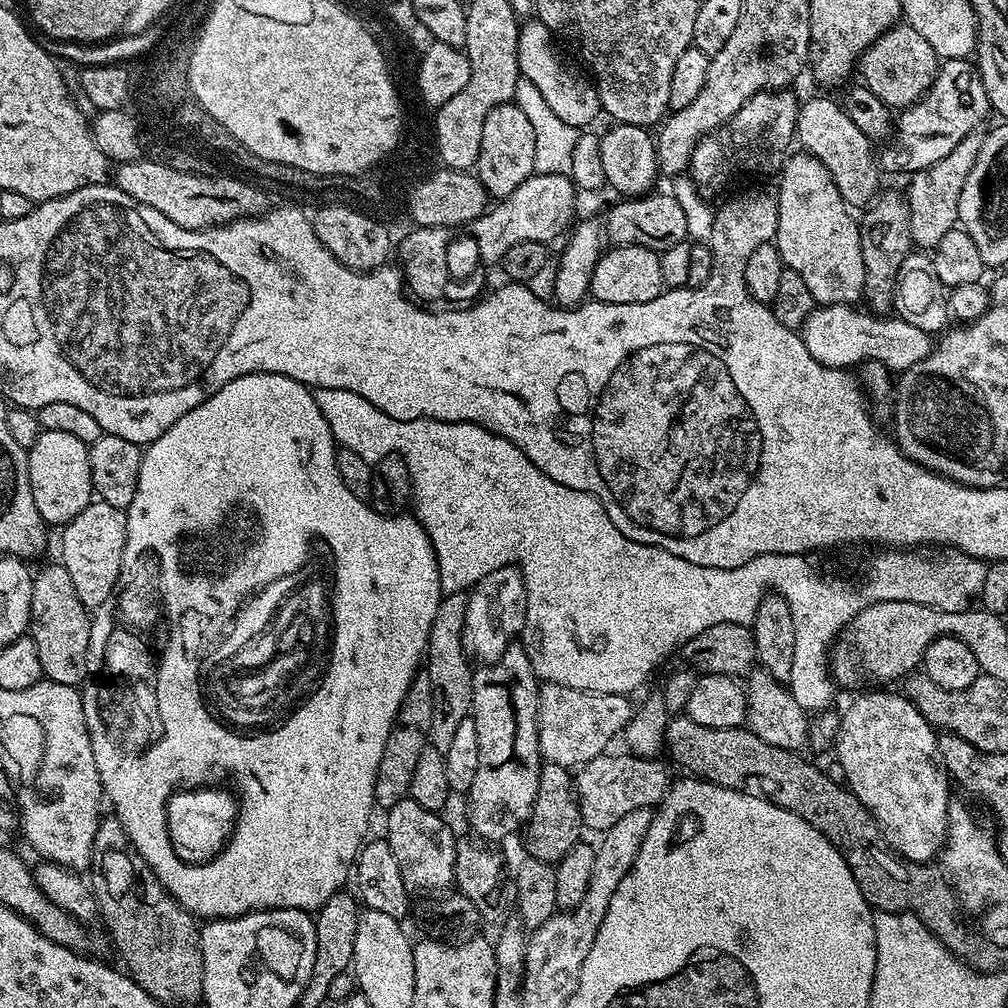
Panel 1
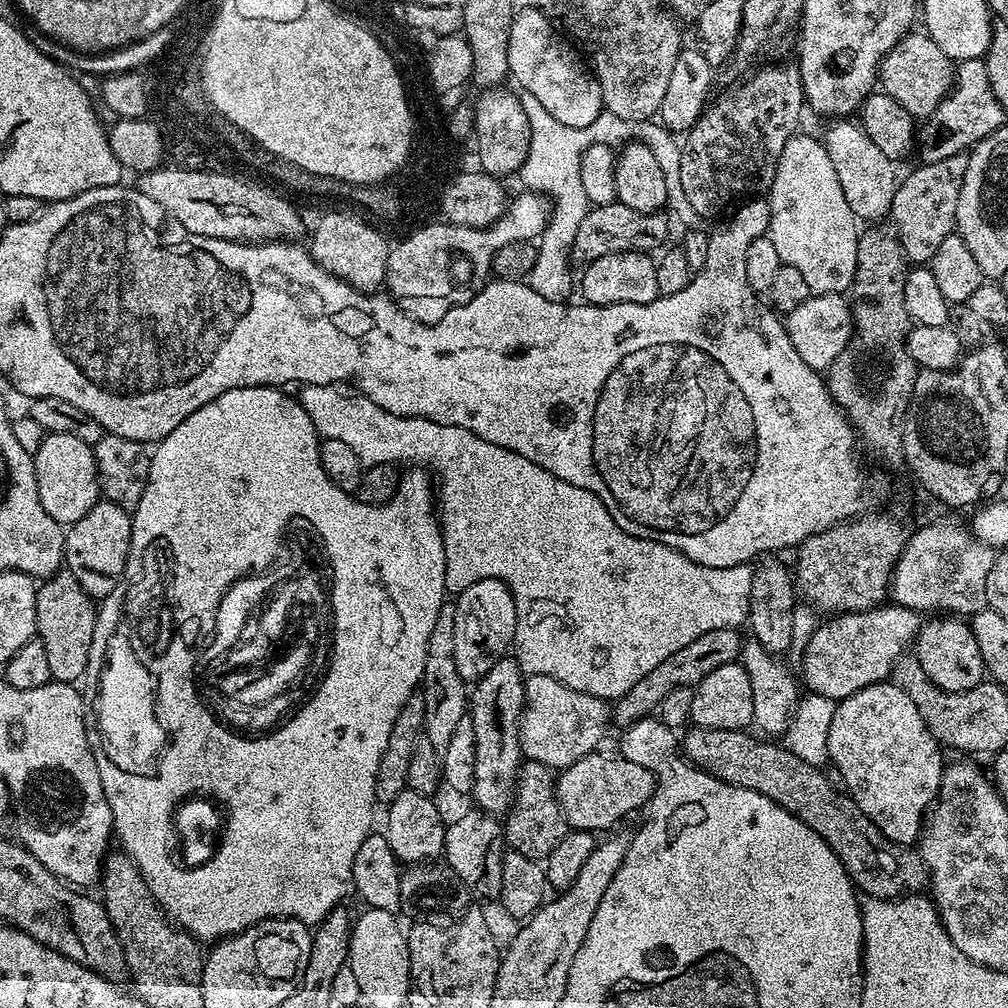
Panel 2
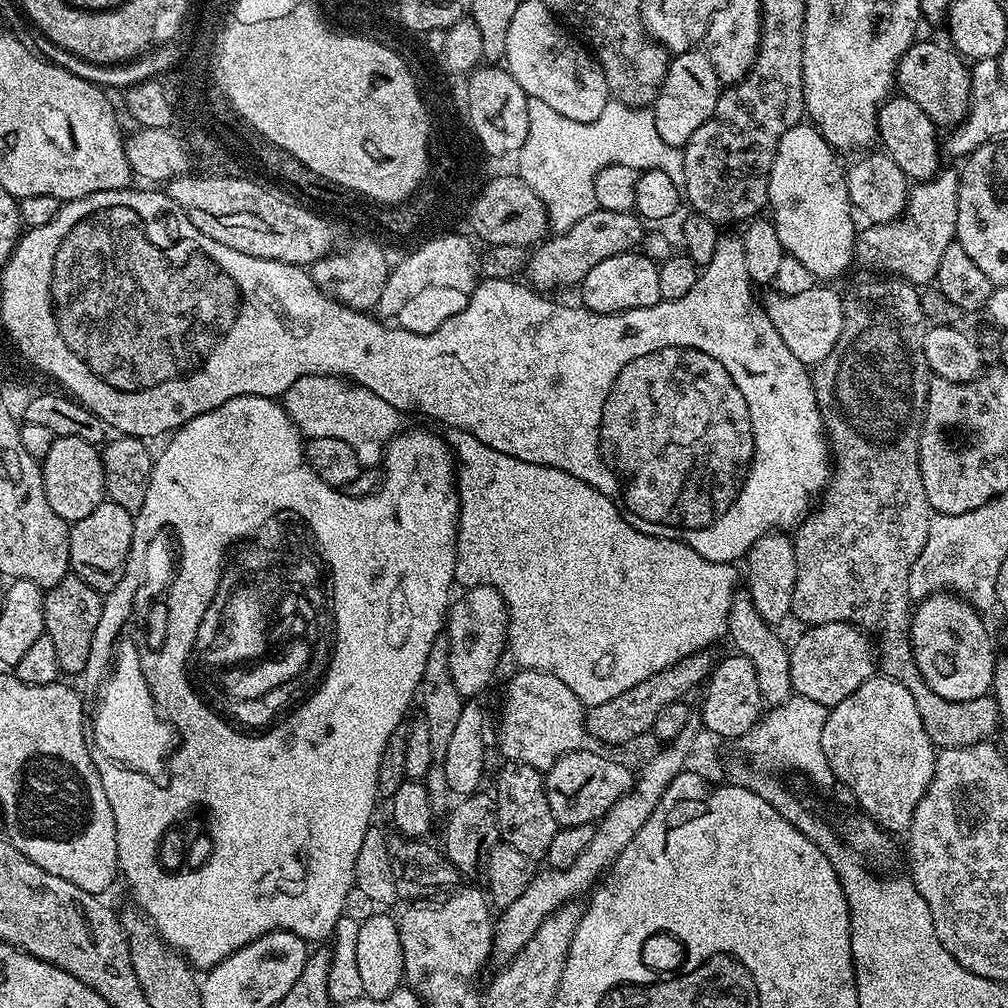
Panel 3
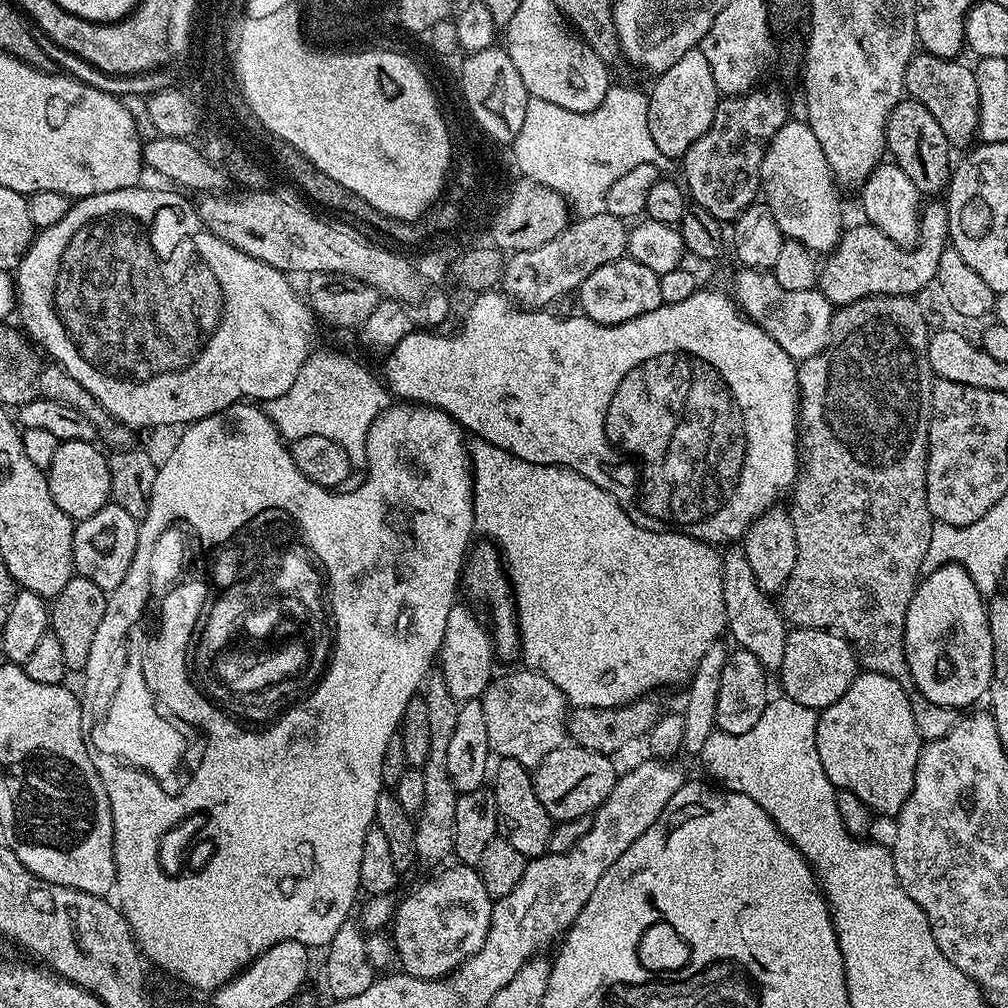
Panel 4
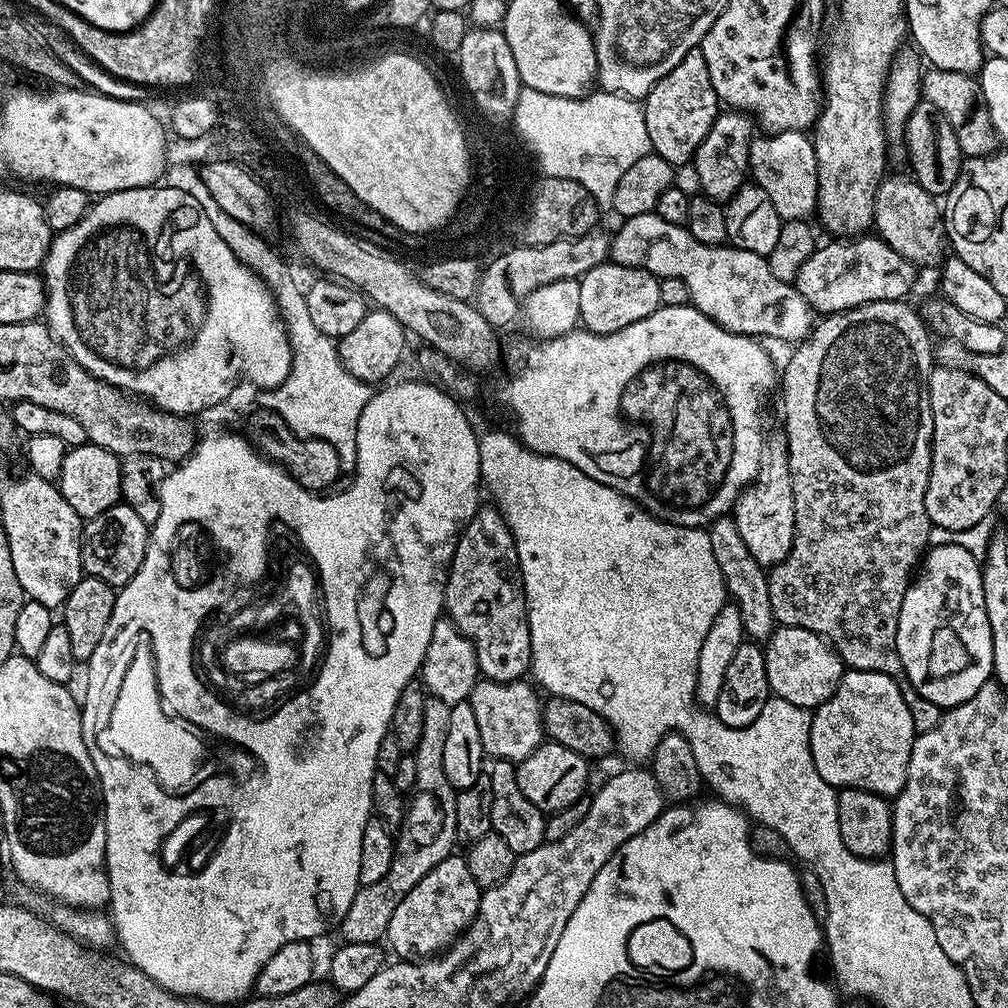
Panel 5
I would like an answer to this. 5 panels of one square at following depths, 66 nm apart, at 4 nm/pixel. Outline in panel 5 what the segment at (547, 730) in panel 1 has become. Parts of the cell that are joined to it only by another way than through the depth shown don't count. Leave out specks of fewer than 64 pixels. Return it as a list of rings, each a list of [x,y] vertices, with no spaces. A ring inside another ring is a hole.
[[[483,678],[477,681],[468,703],[474,710],[487,757],[517,764],[540,747],[544,740],[543,705],[537,693],[539,694],[539,691],[526,680],[508,684]]]

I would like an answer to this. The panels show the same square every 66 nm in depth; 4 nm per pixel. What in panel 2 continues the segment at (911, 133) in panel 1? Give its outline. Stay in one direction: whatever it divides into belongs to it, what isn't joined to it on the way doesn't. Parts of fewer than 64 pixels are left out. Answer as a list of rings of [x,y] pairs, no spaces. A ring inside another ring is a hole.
[[[983,59],[962,60],[955,65],[952,88],[944,101],[927,116],[918,132],[918,156],[925,164],[942,162],[942,158],[950,158],[959,152],[967,153],[976,143],[994,134],[1006,122],[1006,113],[1002,110],[1002,102],[994,98],[994,90],[988,81]]]

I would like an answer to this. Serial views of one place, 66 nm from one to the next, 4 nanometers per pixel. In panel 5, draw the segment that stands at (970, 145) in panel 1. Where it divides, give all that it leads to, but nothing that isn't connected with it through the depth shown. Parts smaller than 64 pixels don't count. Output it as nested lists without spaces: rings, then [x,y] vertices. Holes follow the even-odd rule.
[[[861,234],[855,238],[832,238],[829,244],[821,243],[810,258],[802,264],[802,270],[796,275],[794,286],[806,298],[813,313],[831,314],[845,312],[870,302],[883,300],[904,300],[907,292],[916,284],[917,265],[911,264],[898,250],[894,250],[876,234]]]

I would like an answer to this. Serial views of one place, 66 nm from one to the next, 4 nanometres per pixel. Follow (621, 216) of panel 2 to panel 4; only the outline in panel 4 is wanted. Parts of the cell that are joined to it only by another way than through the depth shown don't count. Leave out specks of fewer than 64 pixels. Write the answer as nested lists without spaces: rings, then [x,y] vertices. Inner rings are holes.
[[[602,212],[593,217],[573,219],[550,242],[542,242],[538,250],[517,252],[504,265],[502,288],[513,301],[525,308],[543,309],[566,292],[575,293],[598,266],[625,259],[628,250],[629,225],[614,214]]]

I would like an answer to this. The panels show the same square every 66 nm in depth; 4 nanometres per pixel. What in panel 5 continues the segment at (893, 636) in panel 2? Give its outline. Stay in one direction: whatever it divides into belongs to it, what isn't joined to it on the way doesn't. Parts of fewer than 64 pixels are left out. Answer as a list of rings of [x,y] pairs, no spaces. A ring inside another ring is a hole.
[[[777,627],[763,649],[769,693],[807,710],[814,710],[826,702],[826,698],[838,690],[838,682],[846,671],[846,665],[836,649],[827,640],[805,628]]]

